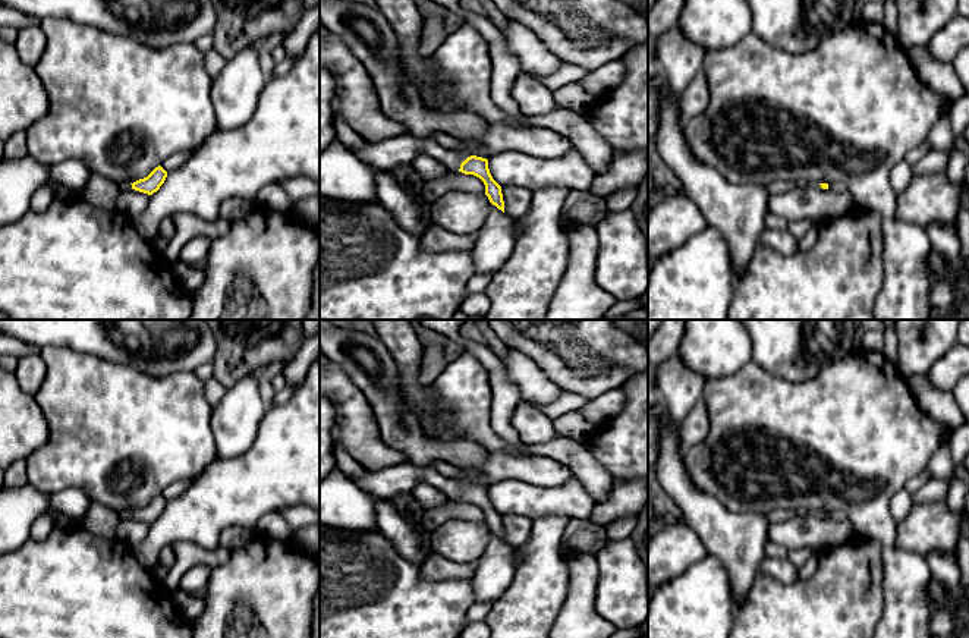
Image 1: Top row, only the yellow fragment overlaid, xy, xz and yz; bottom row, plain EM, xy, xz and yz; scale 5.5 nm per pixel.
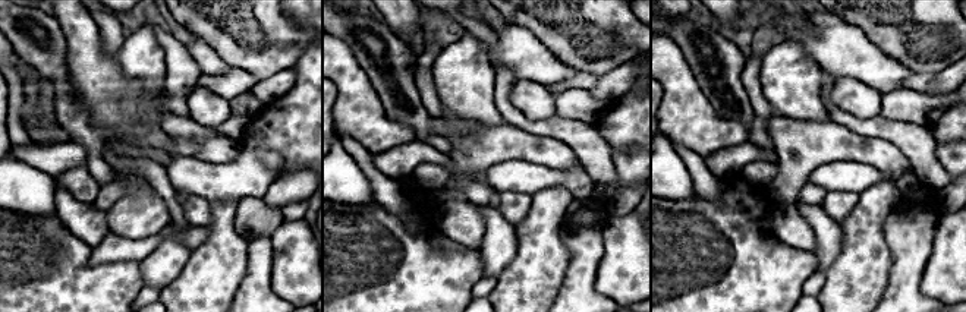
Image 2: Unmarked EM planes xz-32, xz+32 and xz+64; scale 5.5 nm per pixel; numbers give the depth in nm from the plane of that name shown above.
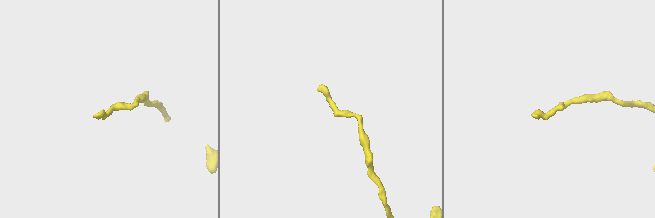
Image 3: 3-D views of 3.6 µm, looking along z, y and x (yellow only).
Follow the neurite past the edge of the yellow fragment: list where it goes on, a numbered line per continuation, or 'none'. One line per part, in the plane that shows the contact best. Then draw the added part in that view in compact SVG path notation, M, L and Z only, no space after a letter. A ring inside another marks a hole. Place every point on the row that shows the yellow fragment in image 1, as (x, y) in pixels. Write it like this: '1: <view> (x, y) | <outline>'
1: xz (390, 153) | M410 135L393 136L378 142L364 142L361 148L349 150L362 161L383 170L409 164L421 153L440 160L449 172L459 172L462 164L460 157L453 150L438 145L431 138L421 139Z

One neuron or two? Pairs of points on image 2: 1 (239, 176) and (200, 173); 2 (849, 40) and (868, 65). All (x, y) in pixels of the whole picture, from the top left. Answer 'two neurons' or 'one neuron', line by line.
1: one neuron
2: one neuron

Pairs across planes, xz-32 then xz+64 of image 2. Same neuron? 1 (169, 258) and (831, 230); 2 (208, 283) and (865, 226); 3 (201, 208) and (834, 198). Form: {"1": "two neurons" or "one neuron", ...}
{"1": "one neuron", "2": "one neuron", "3": "one neuron"}

